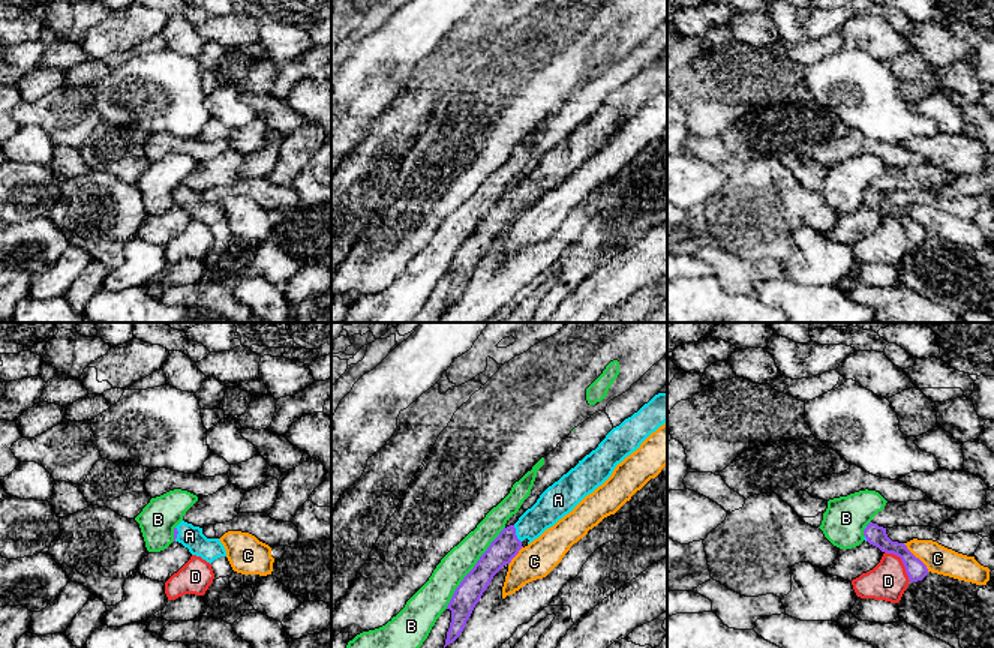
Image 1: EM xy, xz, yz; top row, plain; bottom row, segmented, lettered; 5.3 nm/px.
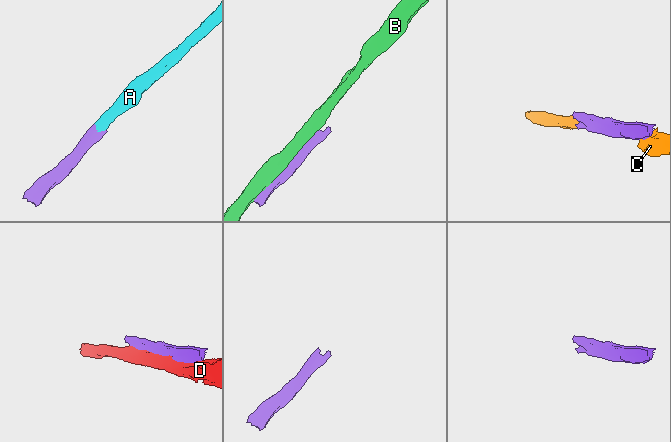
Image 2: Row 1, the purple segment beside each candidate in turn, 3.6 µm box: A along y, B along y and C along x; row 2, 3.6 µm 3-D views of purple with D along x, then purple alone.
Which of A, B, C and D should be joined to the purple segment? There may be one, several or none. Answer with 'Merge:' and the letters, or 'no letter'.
Merge: A

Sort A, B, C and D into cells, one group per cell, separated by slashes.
A / B / C / D

